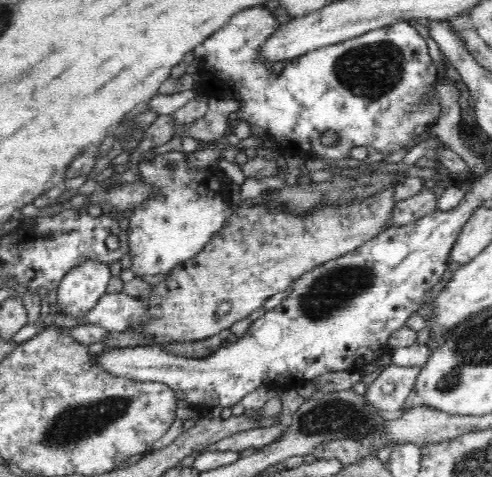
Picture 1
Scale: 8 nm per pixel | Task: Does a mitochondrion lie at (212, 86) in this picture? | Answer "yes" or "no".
no

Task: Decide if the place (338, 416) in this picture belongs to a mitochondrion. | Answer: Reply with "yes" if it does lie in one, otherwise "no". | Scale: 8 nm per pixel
yes

